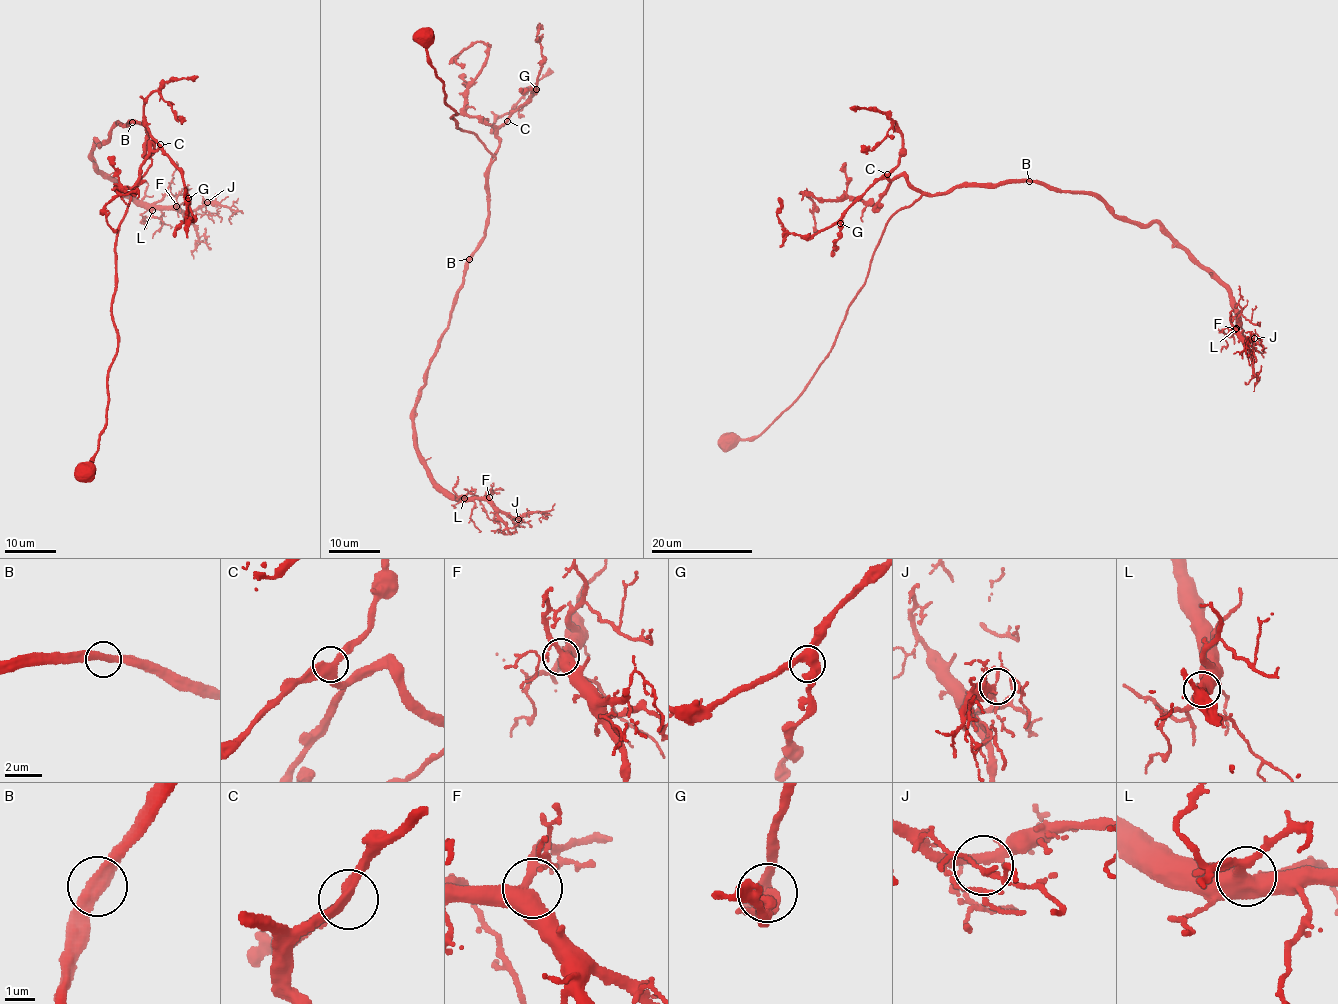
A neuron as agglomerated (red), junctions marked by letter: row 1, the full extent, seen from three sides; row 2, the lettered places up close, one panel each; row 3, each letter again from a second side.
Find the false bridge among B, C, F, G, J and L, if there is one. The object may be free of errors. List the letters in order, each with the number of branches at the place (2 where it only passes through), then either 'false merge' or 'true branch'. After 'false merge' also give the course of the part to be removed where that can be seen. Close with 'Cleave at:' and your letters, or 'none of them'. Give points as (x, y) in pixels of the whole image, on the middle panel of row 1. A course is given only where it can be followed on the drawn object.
B: 2 branches meet; true branch
C: 3 branches meet; true branch
F: 3 branches meet; true branch
G: 3 branches meet; true branch
J: 3 branches meet; true branch
L: 2 branches meet; true branch
Cleave at: none of them

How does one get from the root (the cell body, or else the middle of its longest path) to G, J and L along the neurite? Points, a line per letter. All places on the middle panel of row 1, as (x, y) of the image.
G: (485, 222), (487, 173), (491, 157), (499, 146), (497, 130), (536, 89)
J: (485, 222), (484, 240), (427, 368), (413, 433), (418, 460), (438, 486), (452, 496), (489, 498), (518, 519)
L: (485, 222), (484, 240), (468, 263), (449, 325), (427, 368), (414, 415), (418, 460), (438, 486), (464, 498)

